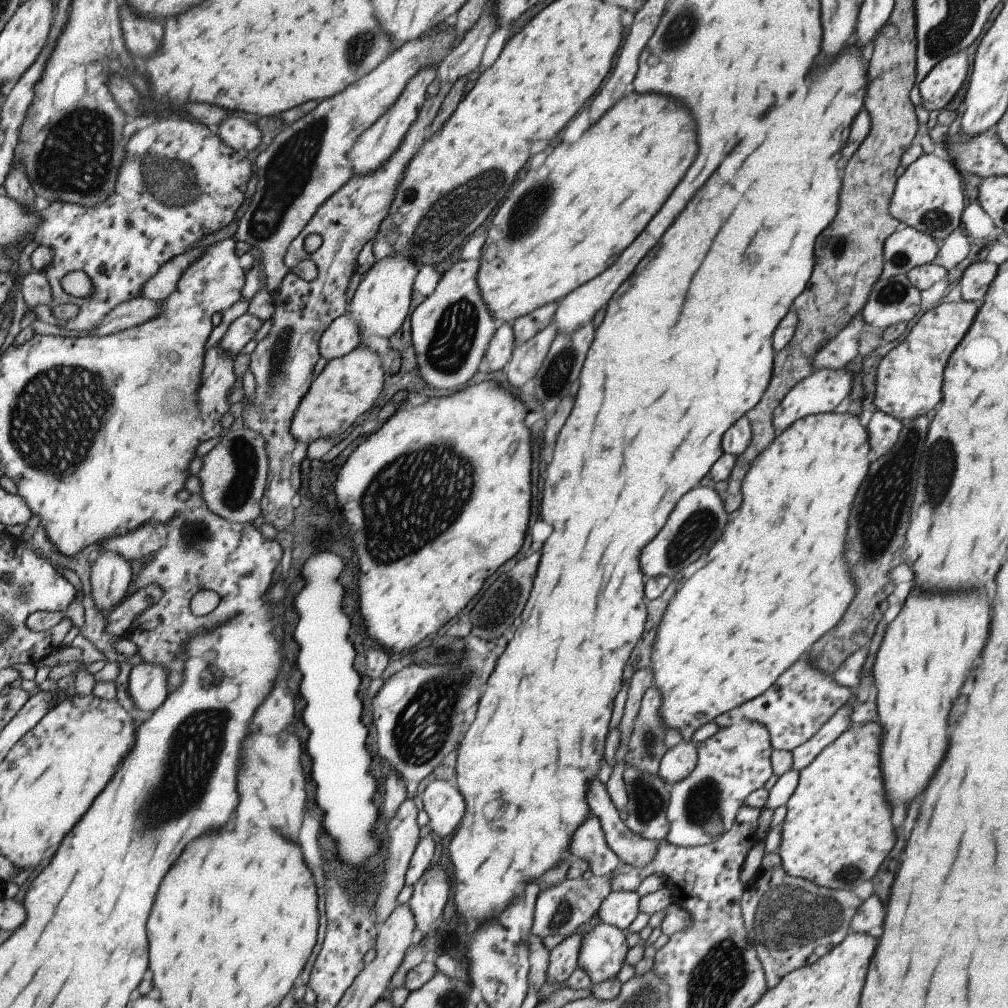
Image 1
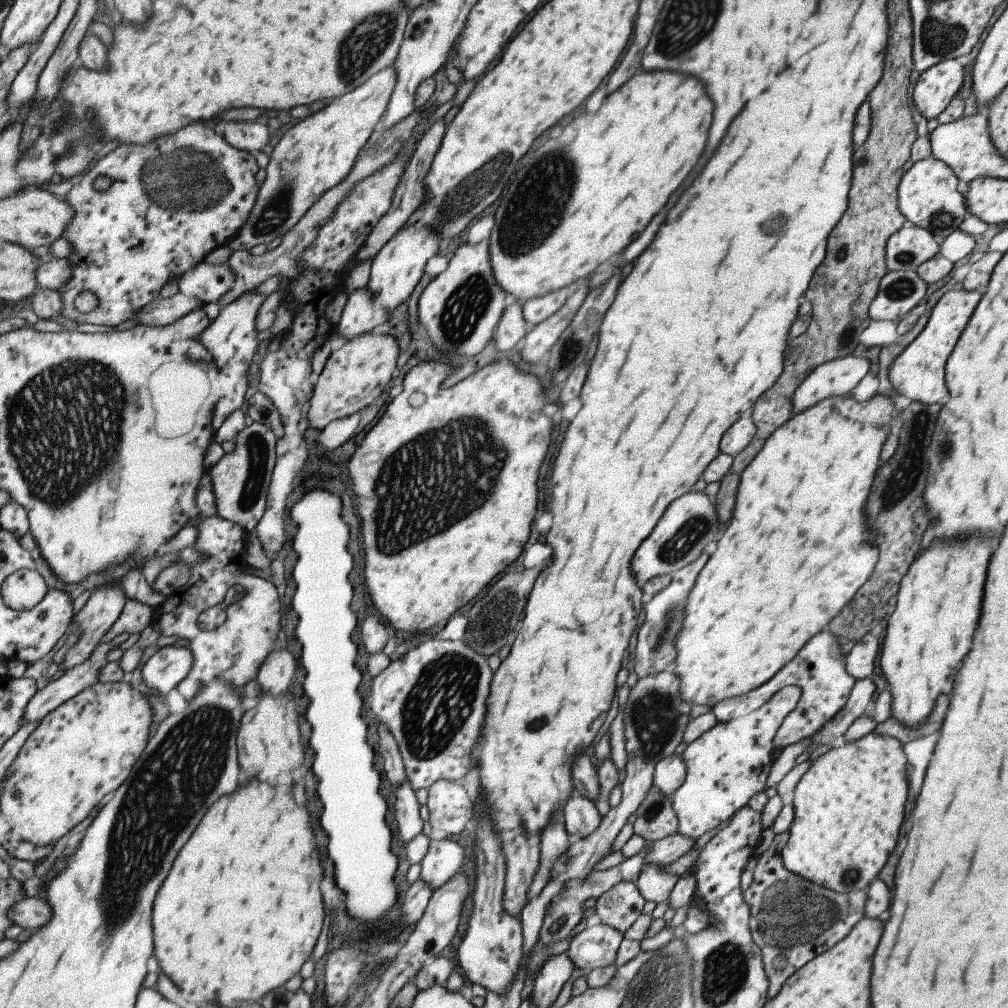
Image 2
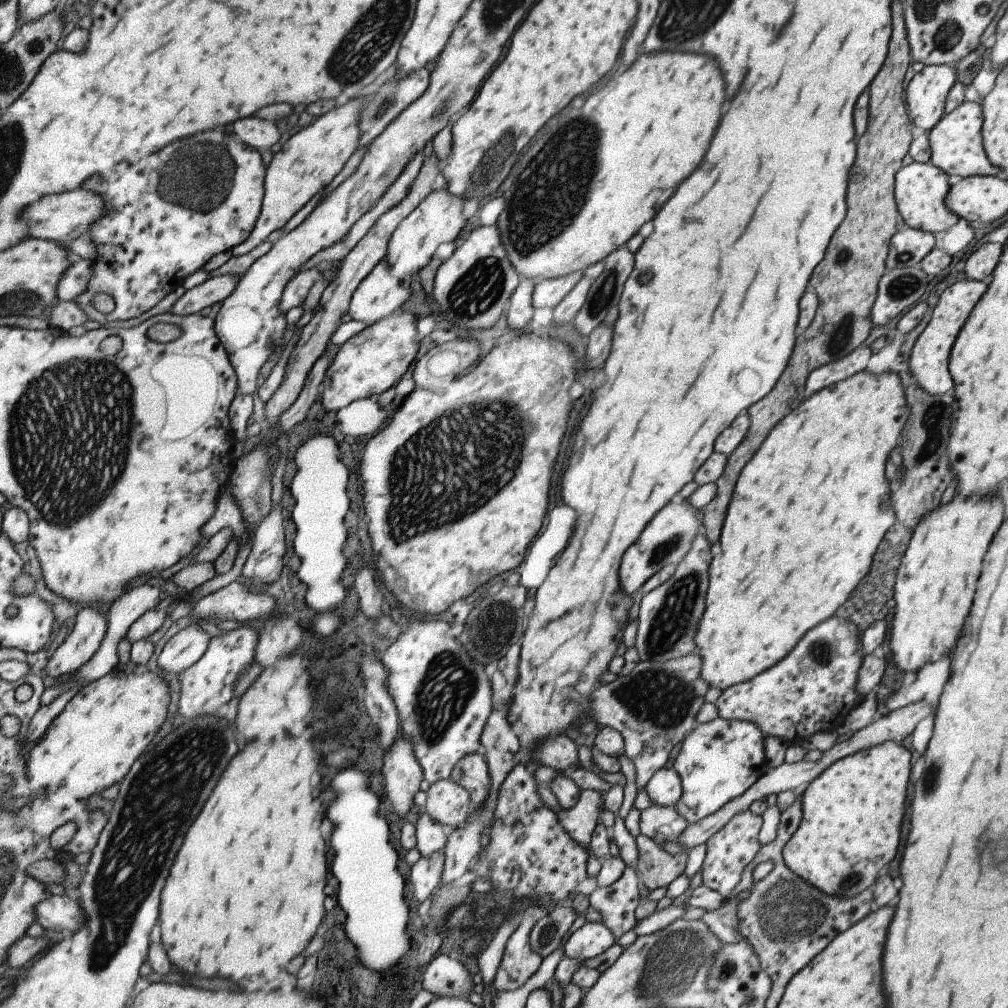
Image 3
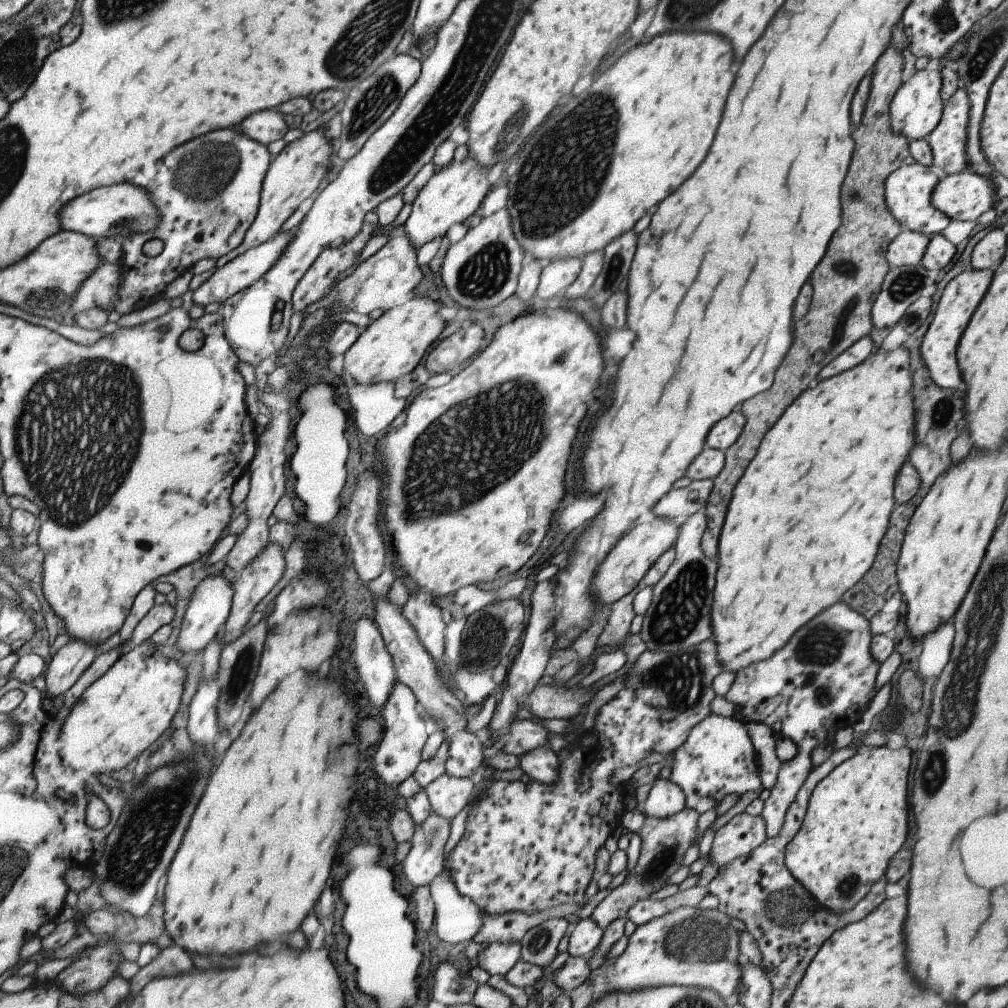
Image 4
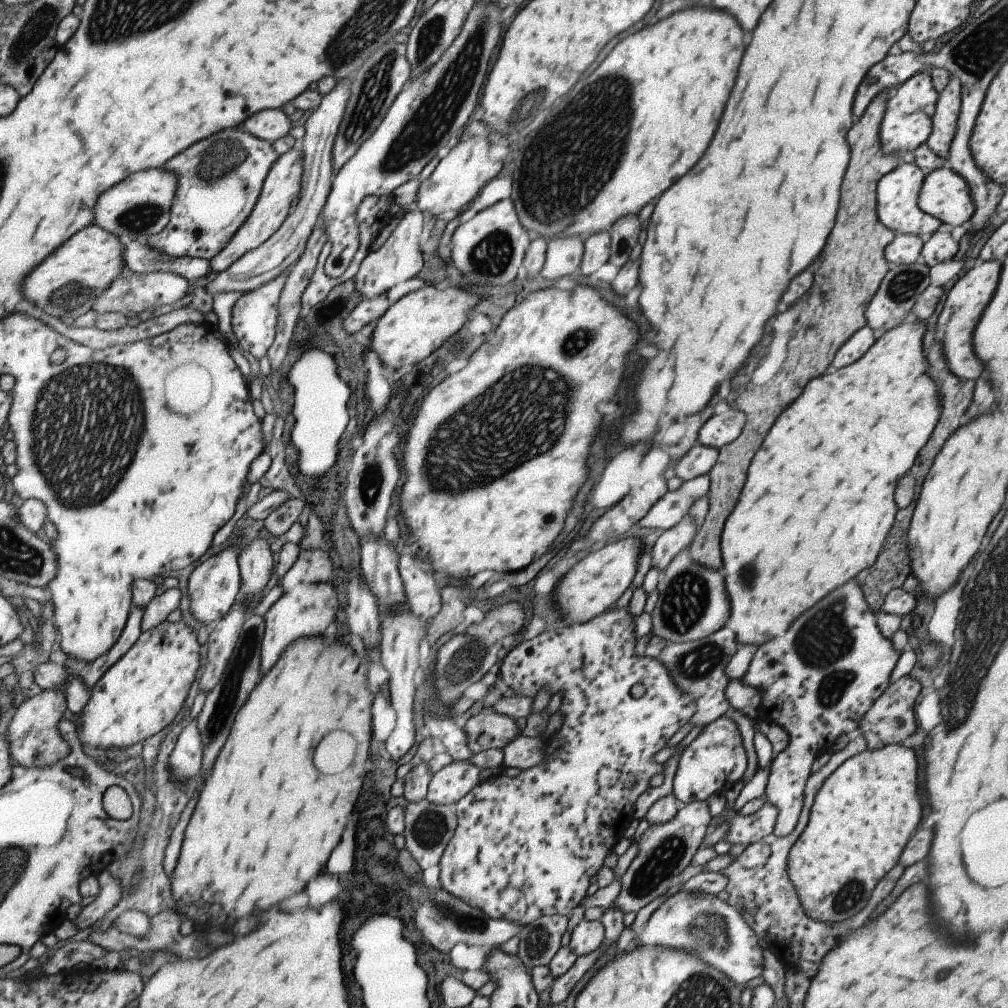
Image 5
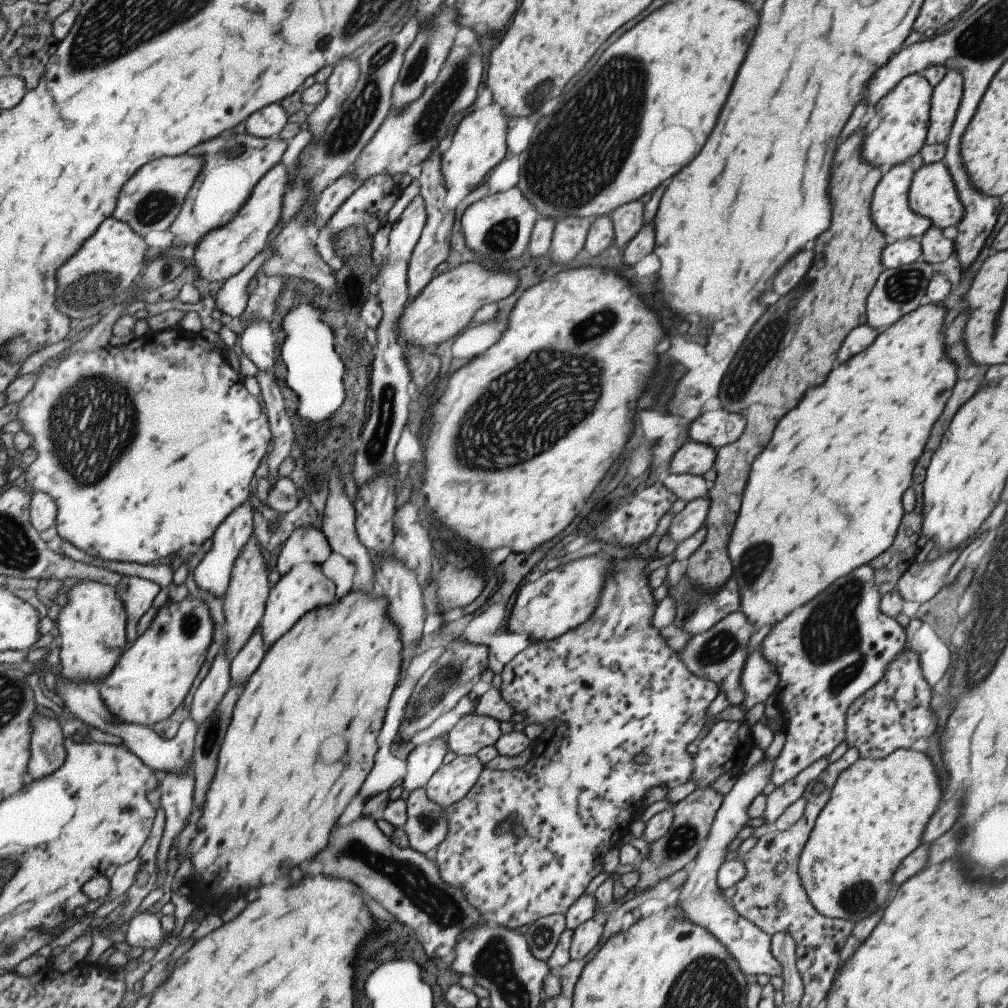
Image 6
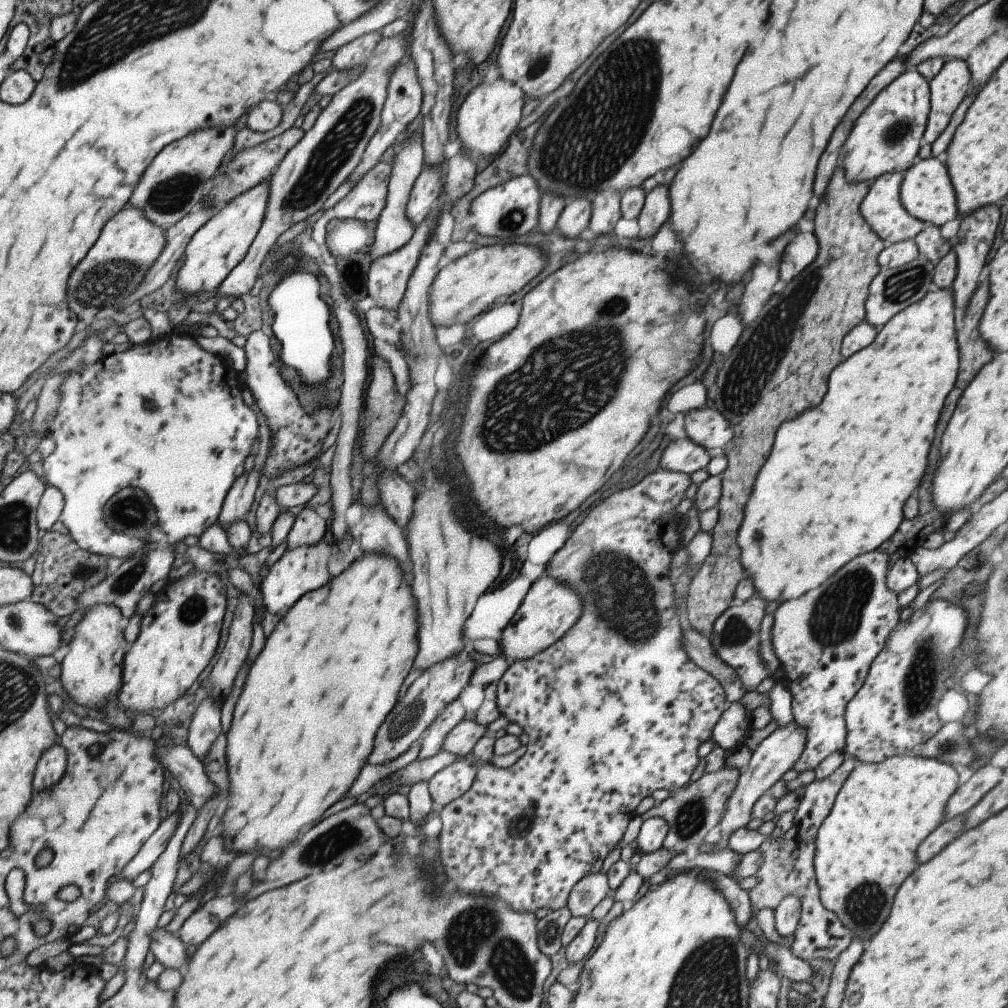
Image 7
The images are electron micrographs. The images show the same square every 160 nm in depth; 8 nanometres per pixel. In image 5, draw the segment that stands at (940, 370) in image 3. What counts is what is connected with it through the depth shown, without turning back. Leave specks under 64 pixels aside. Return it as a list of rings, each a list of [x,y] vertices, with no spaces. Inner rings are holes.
[[[997,260],[977,262],[970,270],[962,273],[951,289],[946,290],[943,295],[940,312],[935,320],[935,338],[941,344],[943,360],[951,376],[955,374],[957,378],[963,378],[963,380],[975,380],[983,372],[983,364],[975,360],[975,354],[971,352],[971,332],[983,308],[993,296],[993,290],[999,280],[999,270],[1001,270],[1001,264]]]

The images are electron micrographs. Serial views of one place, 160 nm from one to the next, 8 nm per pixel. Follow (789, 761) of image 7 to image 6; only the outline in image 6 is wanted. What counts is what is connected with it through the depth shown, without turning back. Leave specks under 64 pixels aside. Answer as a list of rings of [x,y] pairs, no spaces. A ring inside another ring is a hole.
[[[762,758],[755,766],[751,766],[750,770],[737,777],[733,788],[725,796],[722,796],[721,805],[713,818],[703,848],[699,850],[692,865],[690,865],[688,876],[685,882],[681,884],[681,887],[678,888],[679,894],[675,901],[675,906],[679,908],[683,920],[705,928],[707,934],[711,938],[715,938],[725,949],[725,952],[731,954],[735,964],[737,964],[737,968],[739,968],[739,972],[745,976],[764,974],[769,977],[779,977],[781,975],[781,966],[769,952],[770,937],[765,932],[761,932],[757,926],[751,924],[749,920],[737,914],[728,900],[721,896],[715,878],[717,870],[724,862],[723,858],[728,852],[727,846],[729,846],[729,842],[736,838],[737,832],[750,819],[747,816],[747,808],[749,808],[751,800],[758,796],[761,790],[767,786],[769,774],[771,774],[771,766],[773,766],[771,760]]]

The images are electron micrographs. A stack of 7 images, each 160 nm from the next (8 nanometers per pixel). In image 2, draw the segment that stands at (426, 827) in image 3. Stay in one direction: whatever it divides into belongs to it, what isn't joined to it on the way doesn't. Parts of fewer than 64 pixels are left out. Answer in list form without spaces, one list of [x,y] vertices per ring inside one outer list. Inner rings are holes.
[[[428,838],[427,850],[420,860],[419,879],[426,882],[433,892],[458,872],[466,856],[465,851],[453,840]]]

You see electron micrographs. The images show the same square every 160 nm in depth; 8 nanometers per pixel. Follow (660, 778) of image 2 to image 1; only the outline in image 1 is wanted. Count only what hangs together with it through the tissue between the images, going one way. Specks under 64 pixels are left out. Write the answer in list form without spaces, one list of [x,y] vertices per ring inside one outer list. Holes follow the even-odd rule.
[[[685,740],[665,751],[658,764],[658,776],[667,785],[683,780],[696,763],[696,748],[689,740]]]

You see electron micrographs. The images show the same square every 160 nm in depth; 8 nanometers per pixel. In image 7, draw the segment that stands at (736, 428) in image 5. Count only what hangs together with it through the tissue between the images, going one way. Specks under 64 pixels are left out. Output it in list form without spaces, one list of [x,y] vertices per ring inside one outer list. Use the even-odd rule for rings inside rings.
[[[711,406],[690,410],[683,419],[685,437],[710,453],[722,451],[732,439],[734,431],[729,423]]]

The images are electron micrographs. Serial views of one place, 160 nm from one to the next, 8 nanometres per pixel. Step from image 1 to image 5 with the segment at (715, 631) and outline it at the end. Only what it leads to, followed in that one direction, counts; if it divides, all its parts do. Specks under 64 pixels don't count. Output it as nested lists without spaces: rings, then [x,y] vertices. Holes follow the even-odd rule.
[[[906,319],[896,328],[887,330],[882,336],[879,336],[869,350],[856,362],[838,370],[826,370],[820,377],[811,379],[801,394],[793,400],[793,403],[790,403],[777,416],[775,424],[769,428],[763,444],[761,444],[761,448],[751,458],[743,487],[720,533],[721,571],[724,574],[723,580],[725,580],[723,588],[725,588],[725,594],[729,596],[729,600],[727,600],[729,613],[724,627],[729,628],[735,634],[735,642],[738,645],[753,644],[758,647],[771,638],[783,636],[793,623],[793,618],[797,618],[803,610],[813,606],[817,600],[821,600],[833,588],[841,586],[849,578],[853,578],[859,570],[867,569],[875,563],[898,510],[893,502],[893,490],[895,490],[897,478],[899,476],[903,478],[909,472],[911,464],[915,463],[915,456],[918,456],[919,448],[923,448],[923,444],[927,442],[927,438],[939,418],[939,400],[937,400],[937,392],[935,392],[937,388],[927,378],[927,360],[925,360],[925,351],[921,344],[924,333],[924,322]]]

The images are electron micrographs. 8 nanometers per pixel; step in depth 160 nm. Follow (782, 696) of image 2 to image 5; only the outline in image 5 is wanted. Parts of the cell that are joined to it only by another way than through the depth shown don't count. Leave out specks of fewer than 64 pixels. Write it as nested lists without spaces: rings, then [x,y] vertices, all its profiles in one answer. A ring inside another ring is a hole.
[[[722,715],[714,722],[703,726],[689,746],[683,749],[678,758],[675,776],[673,776],[672,794],[675,796],[675,799],[680,800],[684,804],[689,804],[692,800],[703,802],[712,794],[724,794],[741,779],[746,770],[746,764],[746,754],[737,726],[727,715]]]

